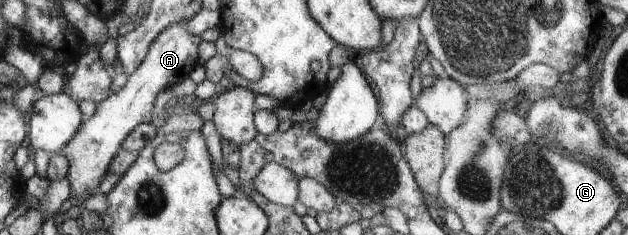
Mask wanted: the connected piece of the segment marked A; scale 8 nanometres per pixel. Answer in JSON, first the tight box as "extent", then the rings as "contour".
{"extent":[57,21,201,207],"contour":[[[188,21],[174,23],[161,32],[150,43],[144,60],[128,77],[126,84],[106,100],[99,102],[96,112],[84,120],[77,134],[57,153],[62,154],[69,162],[67,179],[71,186],[71,198],[68,205],[81,204],[84,207],[83,202],[88,197],[100,192],[103,179],[130,132],[153,119],[153,108],[159,92],[176,86],[190,76],[192,68],[198,62],[198,44],[201,38],[184,30],[187,23]]]}

